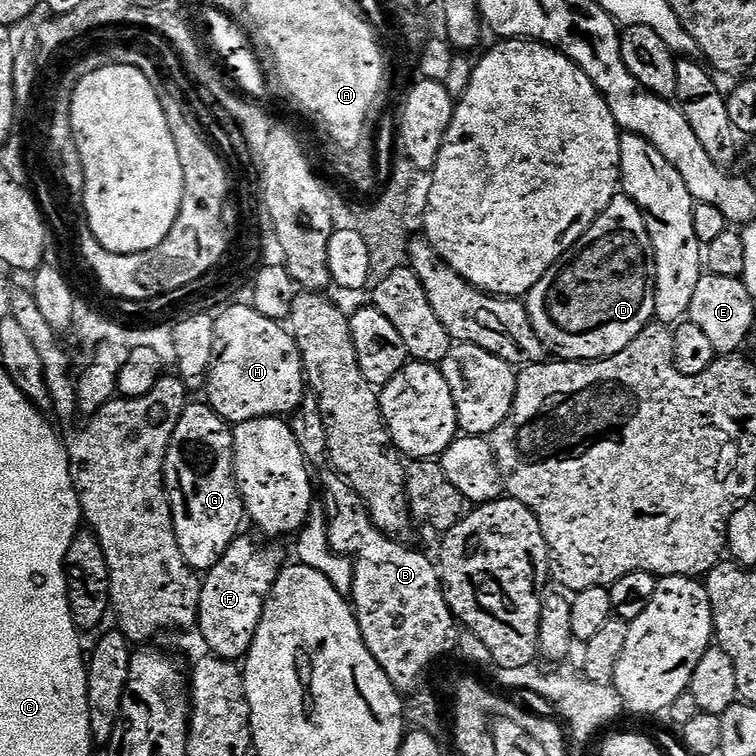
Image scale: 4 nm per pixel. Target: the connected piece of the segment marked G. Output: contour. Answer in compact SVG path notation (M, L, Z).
M201 402L191 403L181 421L181 433L186 433L186 446L184 456L186 462L182 463L178 472L181 480L180 486L184 494L186 517L177 521L177 531L180 535L180 545L183 556L189 565L198 572L206 572L213 568L231 548L231 544L239 537L243 520L246 520L246 502L239 485L236 474L236 448L234 447L234 432L231 425L218 415L211 405Z

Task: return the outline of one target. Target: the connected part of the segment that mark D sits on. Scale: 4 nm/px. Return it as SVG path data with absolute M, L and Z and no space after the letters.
M618 194L608 209L592 223L592 229L588 231L582 247L571 257L573 260L569 259L555 273L556 281L548 292L548 316L556 327L557 346L565 348L568 351L565 353L571 359L605 360L608 356L618 354L629 348L657 319L656 250L649 221L635 200L625 194Z

